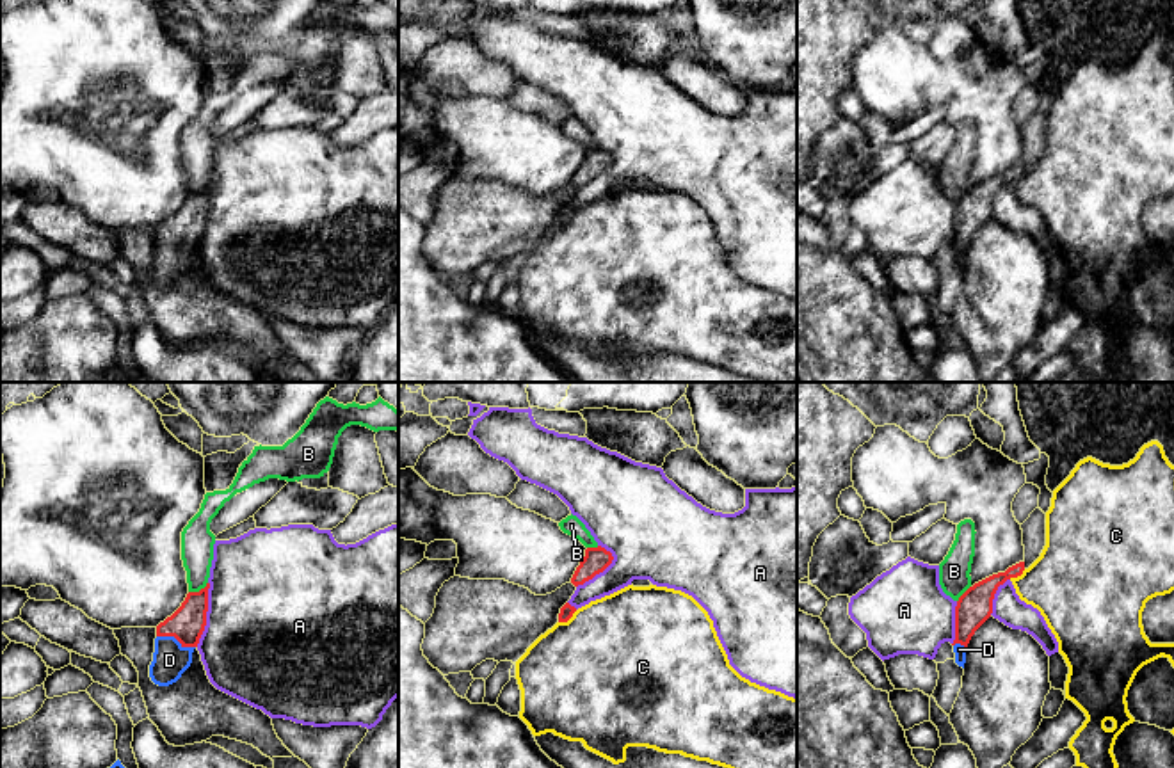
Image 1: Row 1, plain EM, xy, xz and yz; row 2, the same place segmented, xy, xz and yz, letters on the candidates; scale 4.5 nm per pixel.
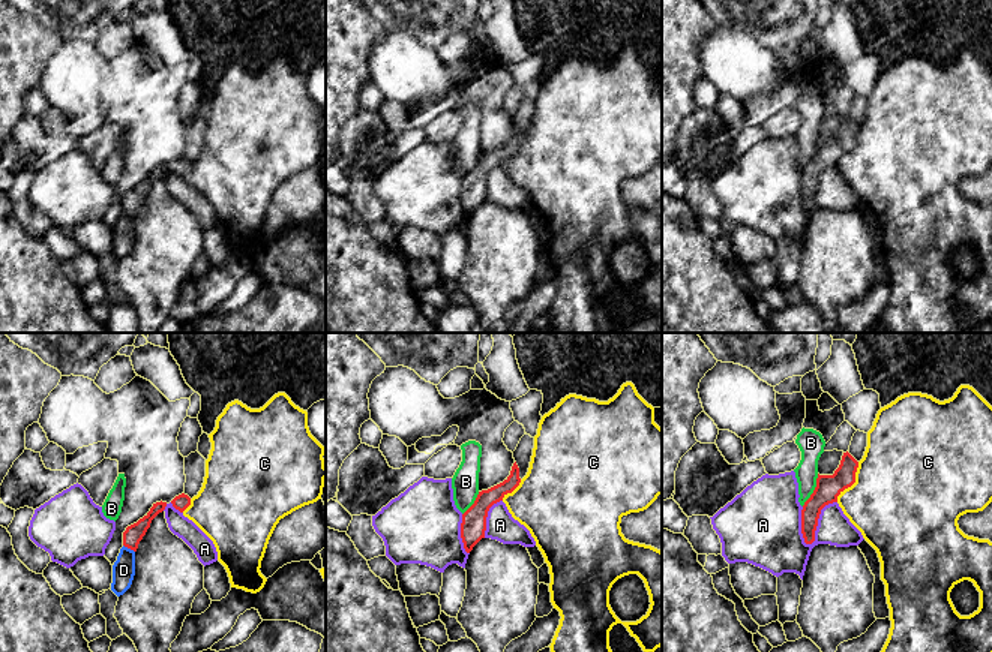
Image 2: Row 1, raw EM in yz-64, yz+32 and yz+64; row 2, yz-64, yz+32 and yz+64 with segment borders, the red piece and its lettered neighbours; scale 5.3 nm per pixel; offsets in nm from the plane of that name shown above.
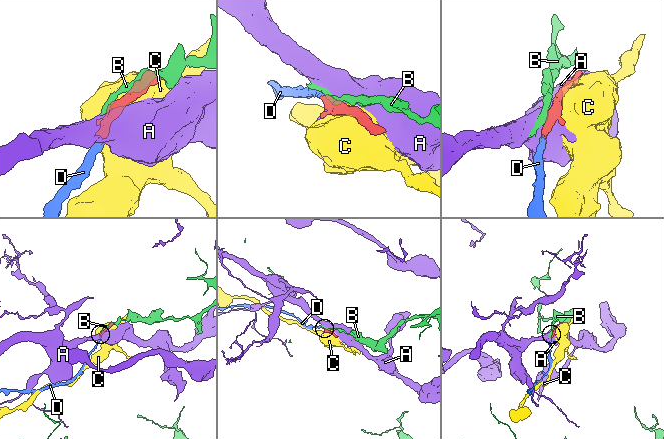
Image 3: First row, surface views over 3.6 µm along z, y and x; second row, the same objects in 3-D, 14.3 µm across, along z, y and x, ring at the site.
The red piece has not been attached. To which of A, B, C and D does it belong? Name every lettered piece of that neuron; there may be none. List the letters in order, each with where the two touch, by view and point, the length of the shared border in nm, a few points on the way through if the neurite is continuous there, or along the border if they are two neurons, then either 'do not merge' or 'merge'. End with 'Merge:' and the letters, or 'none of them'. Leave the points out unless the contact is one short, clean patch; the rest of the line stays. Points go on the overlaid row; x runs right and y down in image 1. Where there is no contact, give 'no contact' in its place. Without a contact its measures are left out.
A: xy (205, 614) | 300 nm | do not merge
B: xy (200, 591) | 100 nm | along xy (207, 582), (198, 591), (189, 592) | do not merge
C: xz (568, 619) | 110 nm | do not merge
D: xy (176, 639) | 190 nm | across xy (187, 623), (176, 639), (169, 660) | merge
Merge: D

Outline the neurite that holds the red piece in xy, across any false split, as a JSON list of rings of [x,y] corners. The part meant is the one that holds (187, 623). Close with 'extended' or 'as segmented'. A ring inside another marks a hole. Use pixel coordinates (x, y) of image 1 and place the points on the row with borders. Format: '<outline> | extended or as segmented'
[[[208,588],[189,592],[181,606],[157,626],[149,677],[158,686],[176,683],[192,663],[192,652],[206,626]]] | extended

